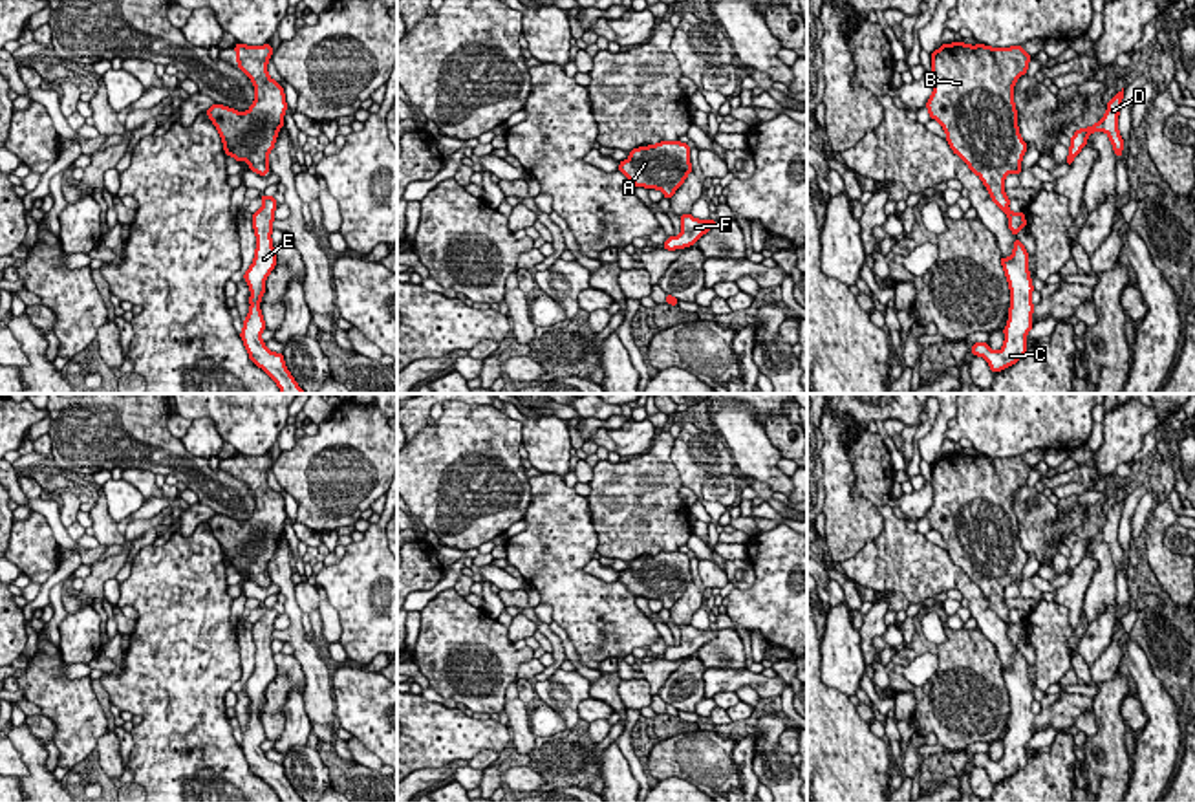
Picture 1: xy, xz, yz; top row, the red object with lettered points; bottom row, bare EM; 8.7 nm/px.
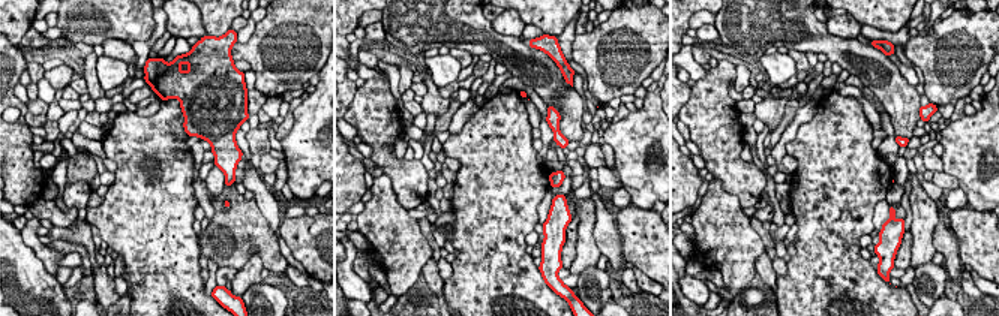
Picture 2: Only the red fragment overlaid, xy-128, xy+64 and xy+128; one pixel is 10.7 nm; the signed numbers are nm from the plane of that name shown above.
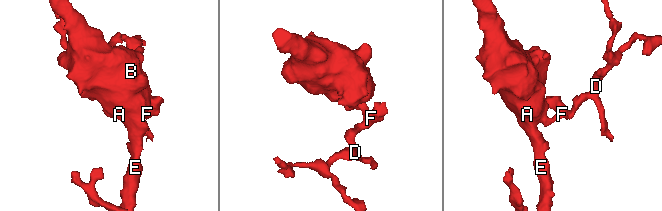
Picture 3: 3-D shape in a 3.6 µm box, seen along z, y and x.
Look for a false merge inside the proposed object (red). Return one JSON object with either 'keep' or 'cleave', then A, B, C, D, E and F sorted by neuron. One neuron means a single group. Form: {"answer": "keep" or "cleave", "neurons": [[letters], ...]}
{"answer": "keep", "neurons": [["A", "B", "C", "D", "E", "F"]]}

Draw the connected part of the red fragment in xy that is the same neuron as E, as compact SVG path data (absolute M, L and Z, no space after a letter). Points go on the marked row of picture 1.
M260 194L260 198L264 205L253 214L253 229L256 234L254 260L243 275L251 289L251 308L247 319L242 320L243 330L240 337L251 363L262 368L267 375L271 375L282 394L306 394L287 370L284 355L267 350L265 342L262 341L265 320L260 311L260 300L265 293L265 278L271 275L278 260L271 240L275 209L278 201L273 196Z

